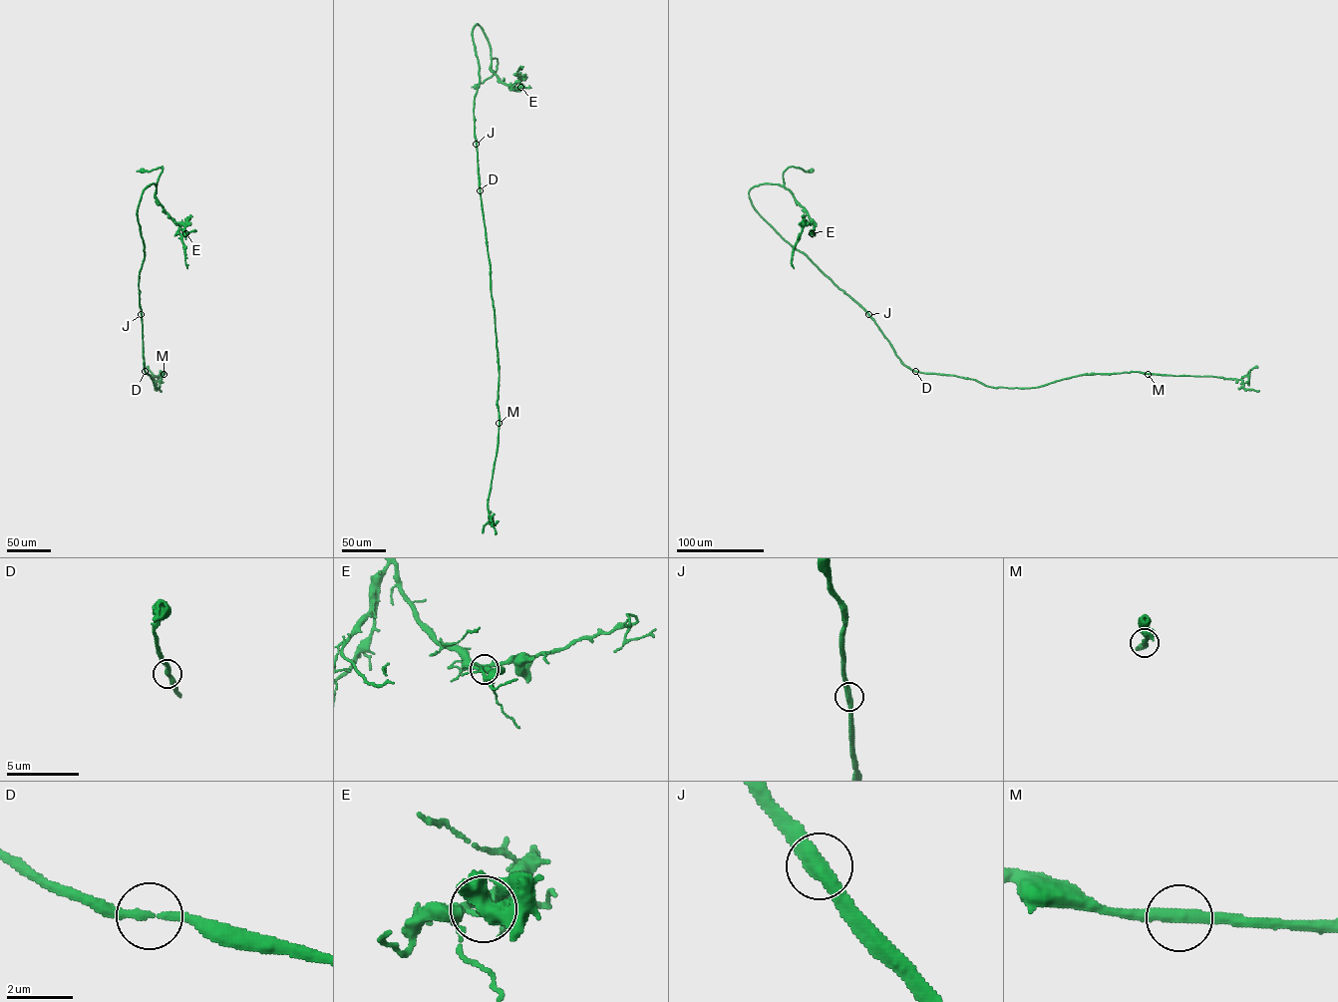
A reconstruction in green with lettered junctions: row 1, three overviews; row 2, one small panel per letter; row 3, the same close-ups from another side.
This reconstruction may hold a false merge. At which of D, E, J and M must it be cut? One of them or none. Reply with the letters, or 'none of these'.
none of these

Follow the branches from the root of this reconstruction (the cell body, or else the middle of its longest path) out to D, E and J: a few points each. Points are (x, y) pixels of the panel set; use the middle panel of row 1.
D: (477, 87), (498, 64), (478, 24), (472, 36), (479, 67), (474, 116), (480, 190)
E: (477, 87), (496, 72), (496, 58), (491, 59), (490, 69), (499, 81), (514, 89), (520, 87)
J: (477, 87), (498, 64), (478, 24), (472, 33), (479, 67), (477, 144)

